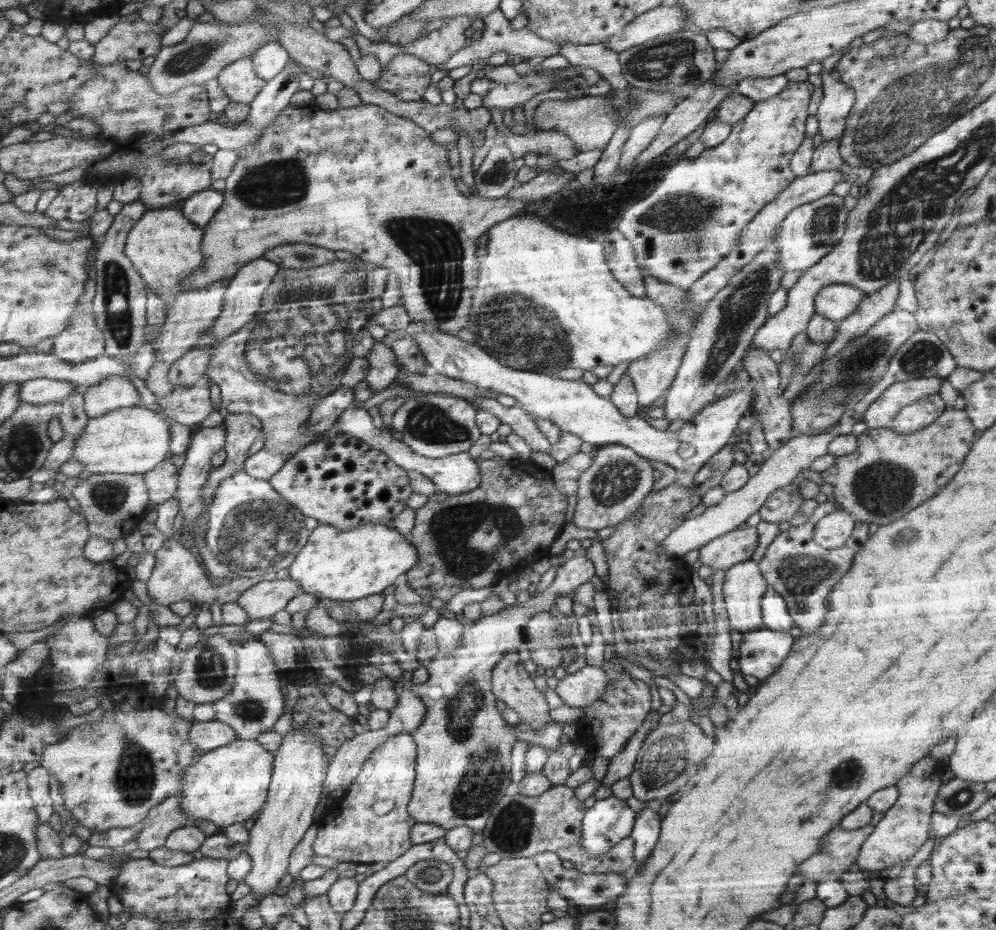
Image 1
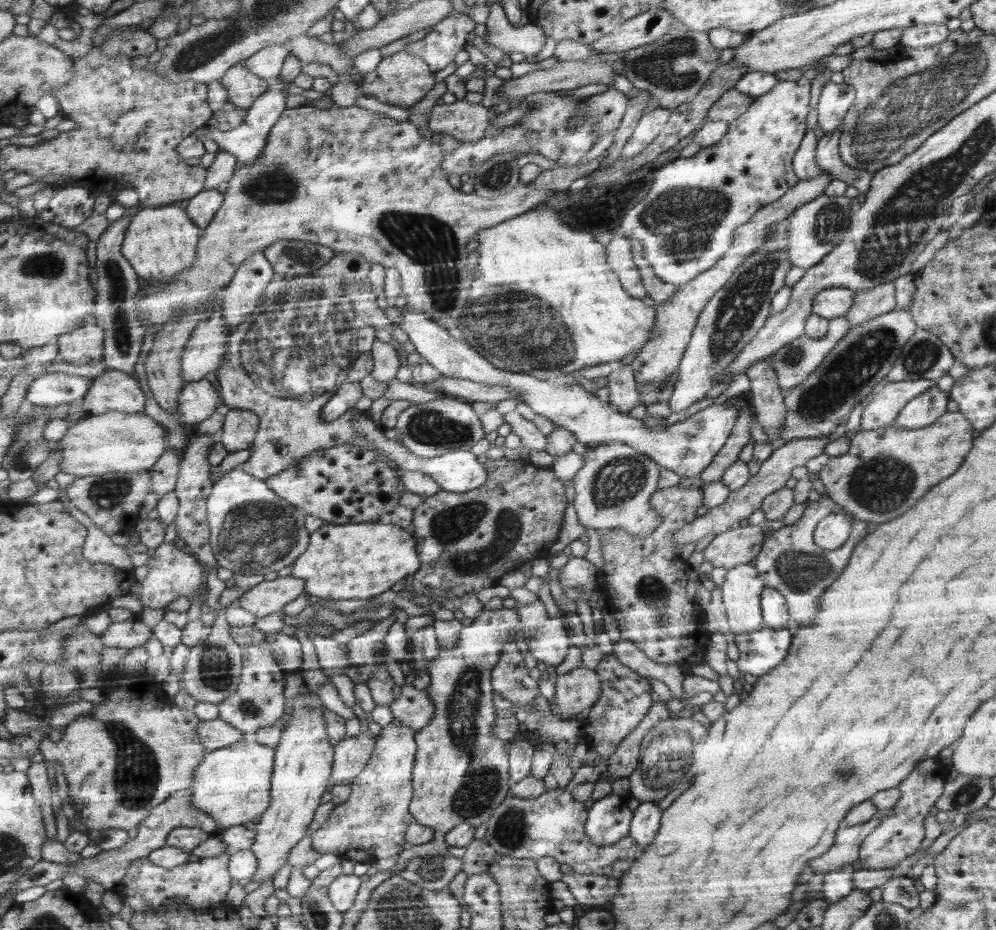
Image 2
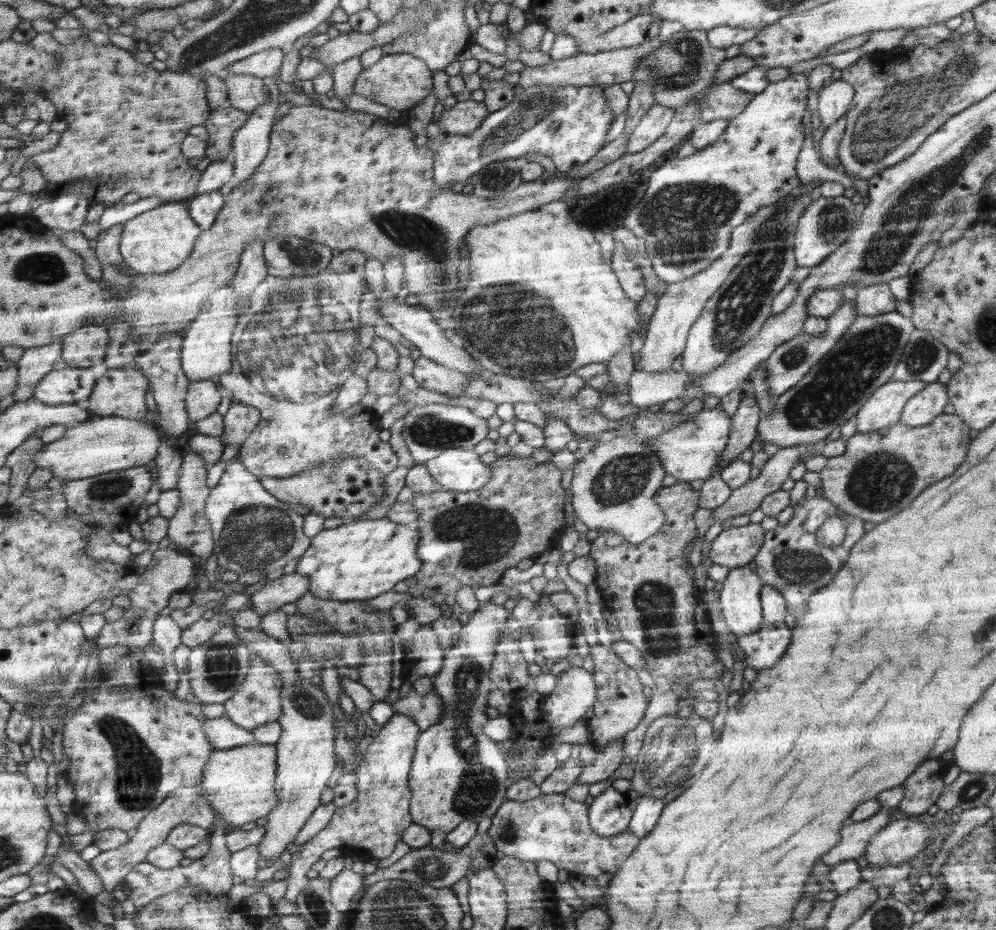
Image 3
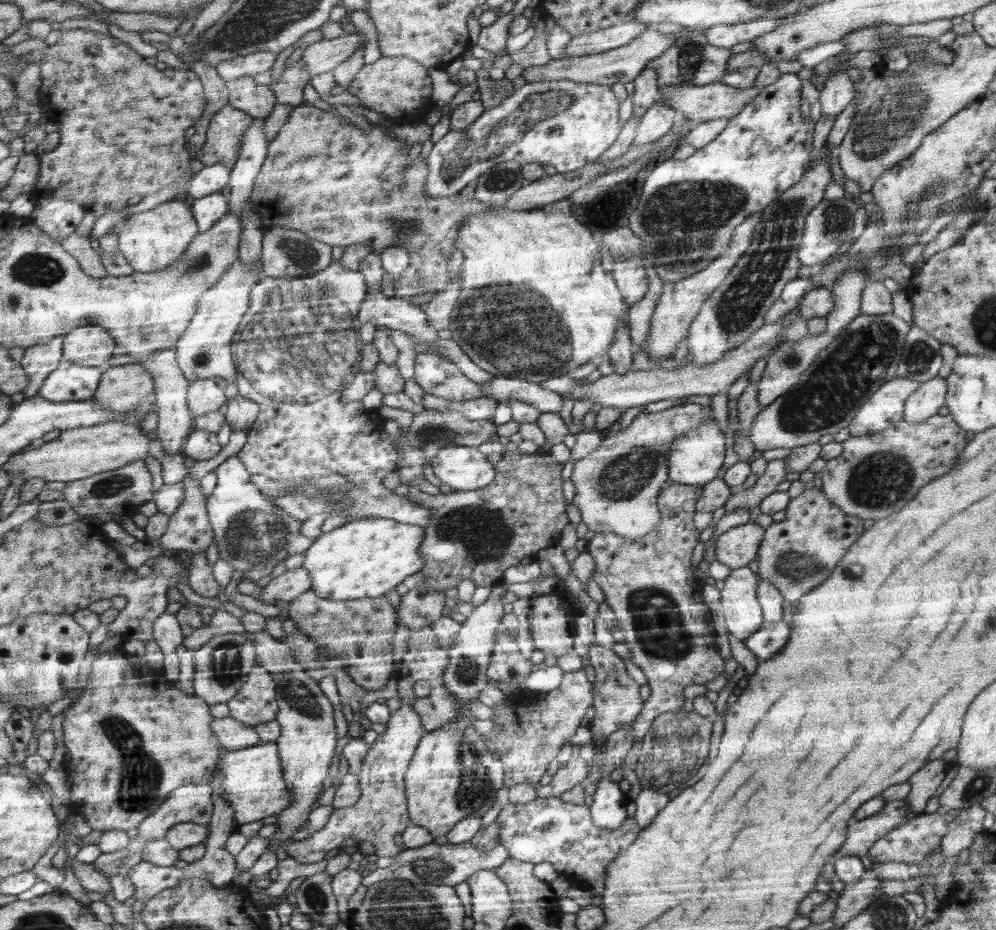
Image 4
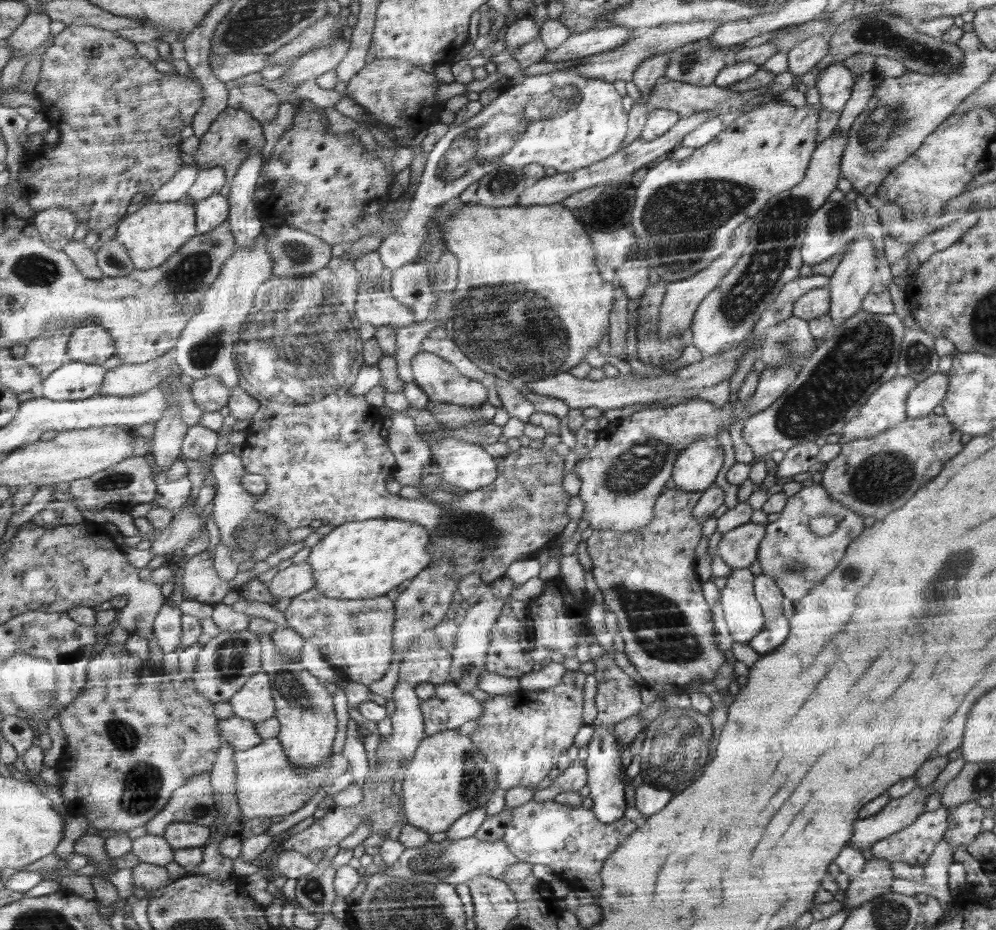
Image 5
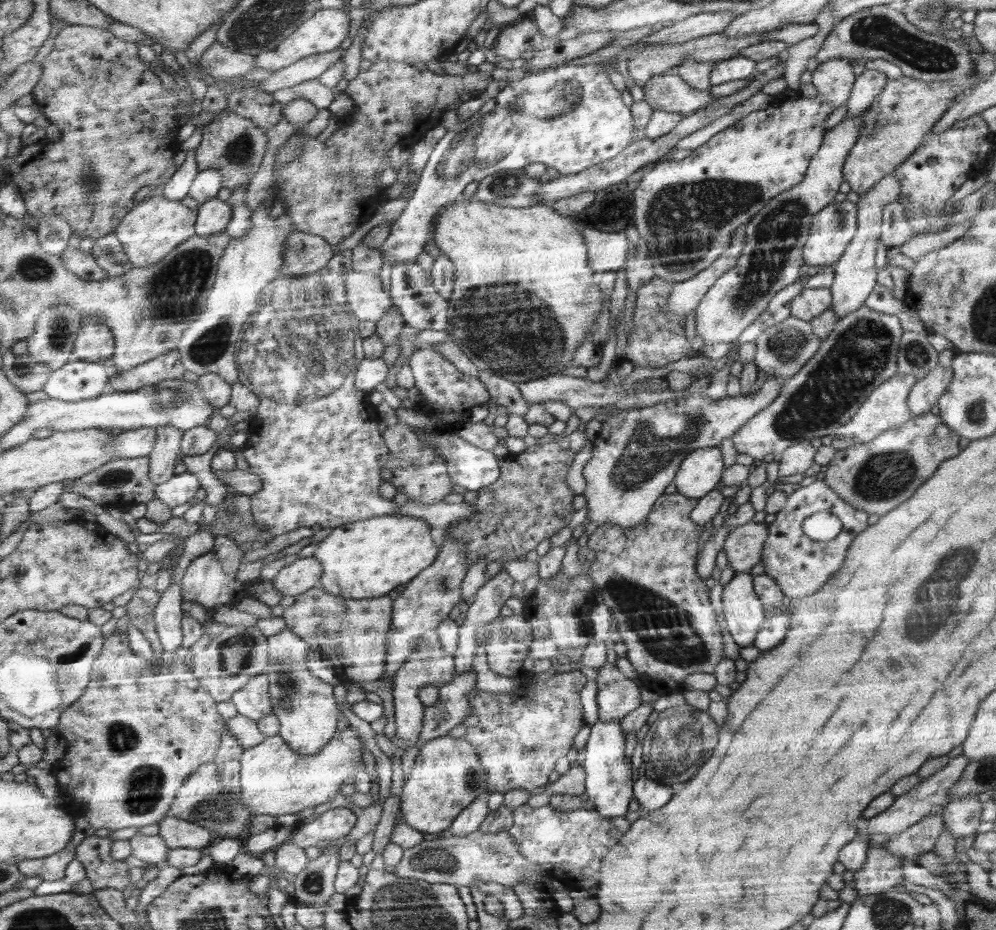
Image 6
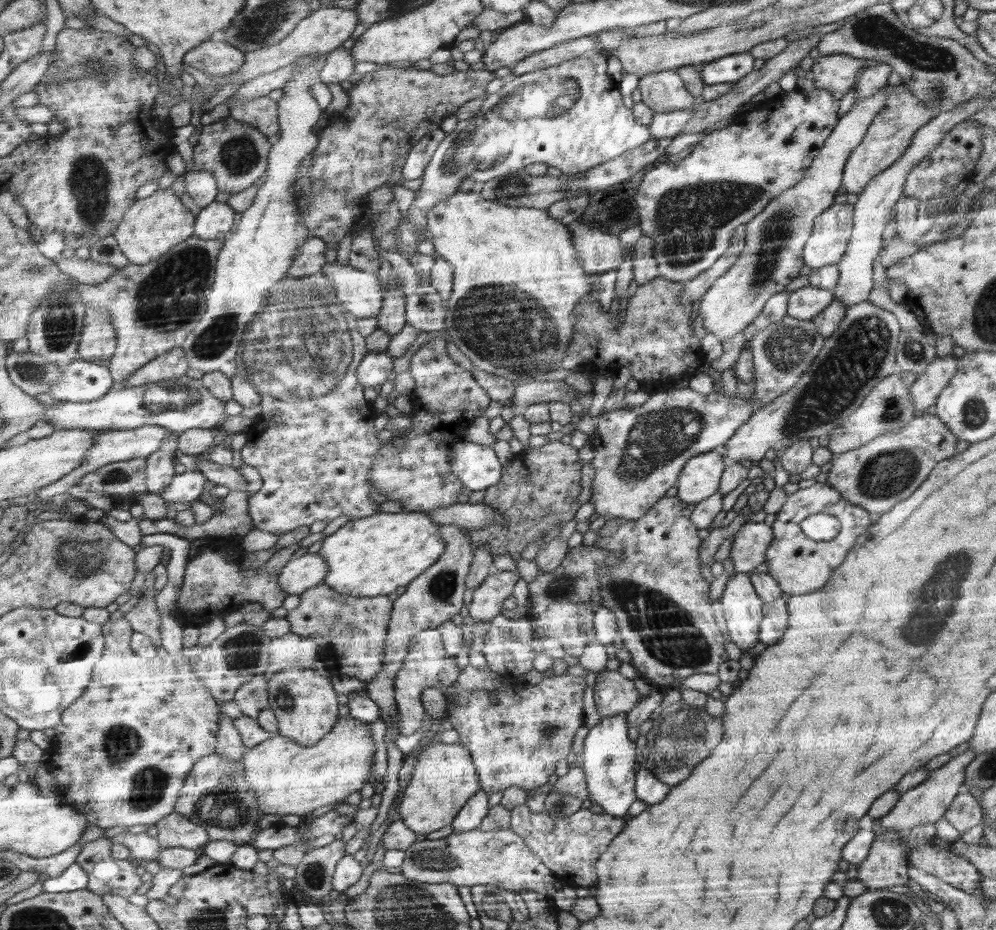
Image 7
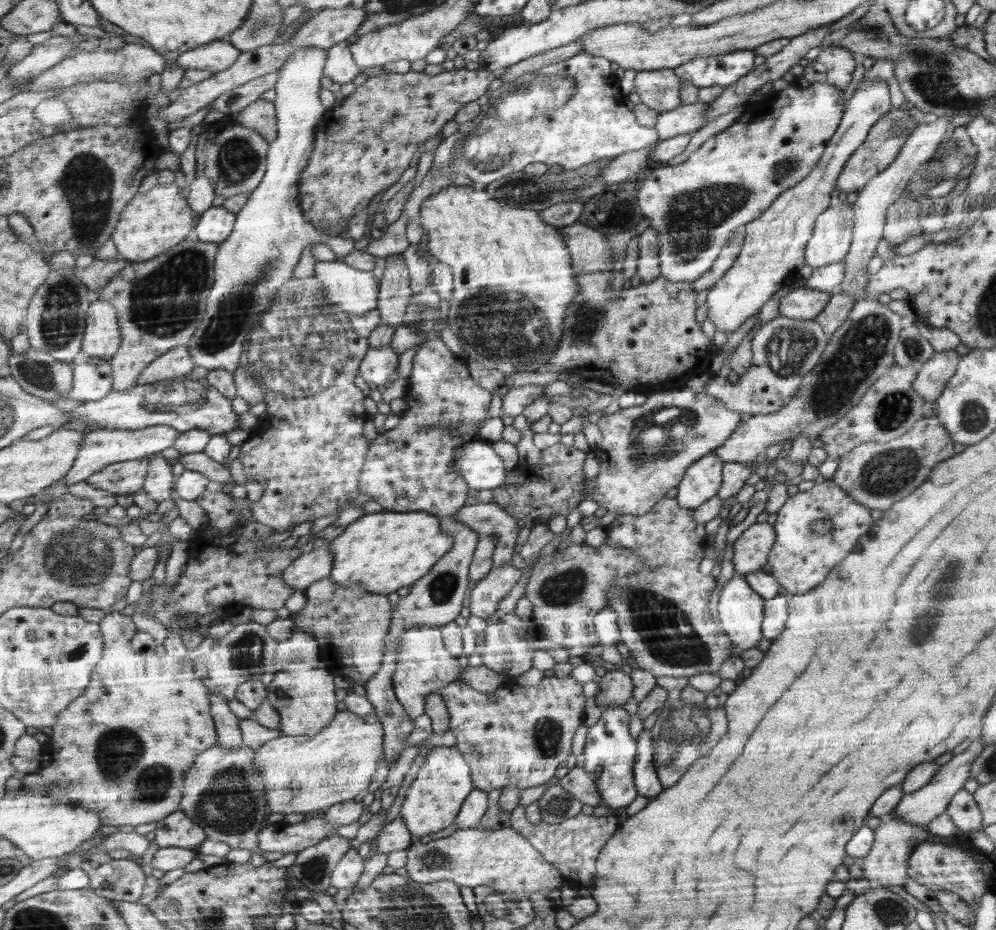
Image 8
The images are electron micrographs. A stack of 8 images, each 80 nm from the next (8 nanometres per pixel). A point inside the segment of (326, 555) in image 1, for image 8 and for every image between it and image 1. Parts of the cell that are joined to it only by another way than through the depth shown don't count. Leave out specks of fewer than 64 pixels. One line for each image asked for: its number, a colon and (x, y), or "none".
2: (359, 561)
3: (356, 561)
4: (365, 558)
5: (365, 559)
6: (364, 559)
7: (372, 556)
8: (383, 551)

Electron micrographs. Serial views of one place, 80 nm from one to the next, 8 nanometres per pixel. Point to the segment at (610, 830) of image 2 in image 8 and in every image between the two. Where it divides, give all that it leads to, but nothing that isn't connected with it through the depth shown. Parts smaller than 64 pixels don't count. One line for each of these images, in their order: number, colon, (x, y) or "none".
3: (608, 815)
4: (609, 809)
5: (604, 778)
6: (608, 773)
7: (609, 755)
8: (610, 753)

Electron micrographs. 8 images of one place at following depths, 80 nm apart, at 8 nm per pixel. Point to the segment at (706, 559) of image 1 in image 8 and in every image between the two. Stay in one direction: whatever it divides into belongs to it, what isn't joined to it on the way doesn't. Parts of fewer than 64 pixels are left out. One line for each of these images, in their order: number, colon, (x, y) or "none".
2: (739, 545)
3: (736, 547)
4: (738, 547)
5: (739, 548)
6: (744, 545)
7: (749, 548)
8: (751, 548)

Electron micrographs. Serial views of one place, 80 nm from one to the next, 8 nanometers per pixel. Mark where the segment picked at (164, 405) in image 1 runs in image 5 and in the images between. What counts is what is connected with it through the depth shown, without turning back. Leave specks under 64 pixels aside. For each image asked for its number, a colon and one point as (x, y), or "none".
2: (196, 401)
3: (202, 398)
4: (205, 396)
5: (209, 394)

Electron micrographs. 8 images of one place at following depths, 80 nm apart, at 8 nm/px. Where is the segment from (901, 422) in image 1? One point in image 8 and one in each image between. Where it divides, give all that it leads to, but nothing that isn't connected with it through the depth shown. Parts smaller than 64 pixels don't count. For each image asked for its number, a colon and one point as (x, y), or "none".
2: (922, 411)
3: (926, 406)
4: (932, 395)
5: (930, 393)
6: (928, 391)
7: (930, 384)
8: (932, 379)

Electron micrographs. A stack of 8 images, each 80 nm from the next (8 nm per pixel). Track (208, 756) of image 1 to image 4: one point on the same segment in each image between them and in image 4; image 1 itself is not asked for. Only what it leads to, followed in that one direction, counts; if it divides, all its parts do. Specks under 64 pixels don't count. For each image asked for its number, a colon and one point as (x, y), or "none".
2: (233, 784)
3: (240, 784)
4: (253, 783)

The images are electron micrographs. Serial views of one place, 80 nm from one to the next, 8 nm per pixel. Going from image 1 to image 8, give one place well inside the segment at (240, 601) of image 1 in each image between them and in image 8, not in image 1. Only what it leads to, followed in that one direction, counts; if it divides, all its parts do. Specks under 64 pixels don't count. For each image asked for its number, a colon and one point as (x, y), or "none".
2: (268, 597)
3: (287, 588)
4: (288, 586)
5: (297, 578)
6: (303, 574)
7: (301, 573)
8: (315, 565)

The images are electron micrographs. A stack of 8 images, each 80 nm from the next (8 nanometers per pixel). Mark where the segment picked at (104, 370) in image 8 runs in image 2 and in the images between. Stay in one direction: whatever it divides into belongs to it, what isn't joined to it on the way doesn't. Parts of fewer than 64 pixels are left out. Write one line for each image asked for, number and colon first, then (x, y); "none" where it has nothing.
2: (53, 389)
3: (72, 385)
4: (72, 382)
5: (77, 381)
6: (80, 380)
7: (84, 381)

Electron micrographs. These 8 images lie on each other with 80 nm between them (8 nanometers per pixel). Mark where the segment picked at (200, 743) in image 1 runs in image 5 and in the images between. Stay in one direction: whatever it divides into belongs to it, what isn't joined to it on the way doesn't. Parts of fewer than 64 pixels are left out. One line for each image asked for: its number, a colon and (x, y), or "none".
2: (214, 734)
3: (223, 733)
4: (232, 734)
5: (241, 733)

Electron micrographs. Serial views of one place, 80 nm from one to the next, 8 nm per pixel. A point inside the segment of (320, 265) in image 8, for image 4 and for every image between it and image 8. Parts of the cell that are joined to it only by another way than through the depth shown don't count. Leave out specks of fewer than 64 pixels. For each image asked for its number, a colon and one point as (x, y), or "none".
4: (395, 313)
5: (375, 306)
6: (369, 301)
7: (360, 292)

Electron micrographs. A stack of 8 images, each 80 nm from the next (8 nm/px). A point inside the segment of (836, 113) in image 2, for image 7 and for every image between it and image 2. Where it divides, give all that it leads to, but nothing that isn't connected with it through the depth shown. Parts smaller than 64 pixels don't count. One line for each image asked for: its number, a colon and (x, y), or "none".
3: (835, 100)
4: (835, 93)
5: (835, 84)
6: (834, 78)
7: (835, 72)

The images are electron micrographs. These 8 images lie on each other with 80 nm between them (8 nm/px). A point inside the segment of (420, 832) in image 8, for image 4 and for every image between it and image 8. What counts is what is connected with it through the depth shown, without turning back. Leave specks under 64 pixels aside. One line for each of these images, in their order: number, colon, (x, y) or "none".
4: (453, 775)
5: (448, 776)
6: (447, 776)
7: (444, 779)

